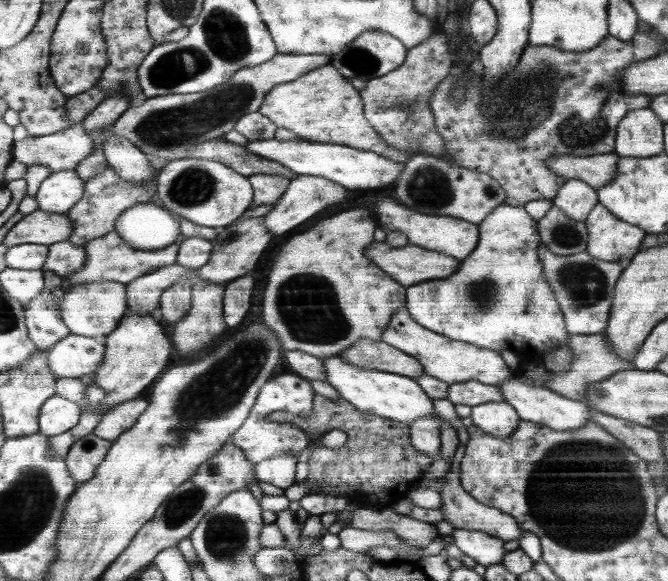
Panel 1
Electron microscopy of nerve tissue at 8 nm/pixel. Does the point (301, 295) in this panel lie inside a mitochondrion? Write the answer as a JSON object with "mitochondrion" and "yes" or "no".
{"mitochondrion":"yes"}

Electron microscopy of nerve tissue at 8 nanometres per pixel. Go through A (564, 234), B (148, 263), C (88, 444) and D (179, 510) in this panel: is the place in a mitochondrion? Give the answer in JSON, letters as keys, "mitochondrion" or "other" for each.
{"A":"mitochondrion","B":"other","C":"other","D":"mitochondrion"}

